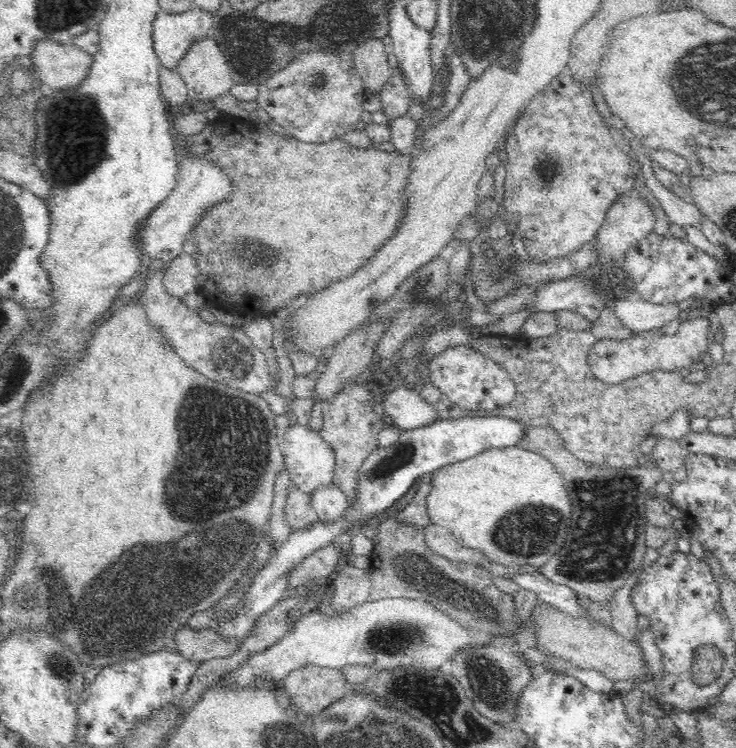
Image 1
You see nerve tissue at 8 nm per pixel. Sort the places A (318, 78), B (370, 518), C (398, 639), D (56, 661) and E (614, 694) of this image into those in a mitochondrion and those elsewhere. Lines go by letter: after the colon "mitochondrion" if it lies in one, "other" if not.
A: mitochondrion
B: other
C: mitochondrion
D: mitochondrion
E: other

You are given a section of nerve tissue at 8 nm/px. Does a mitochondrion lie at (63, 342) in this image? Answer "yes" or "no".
no

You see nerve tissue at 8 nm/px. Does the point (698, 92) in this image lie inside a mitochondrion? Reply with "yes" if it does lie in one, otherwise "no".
yes

